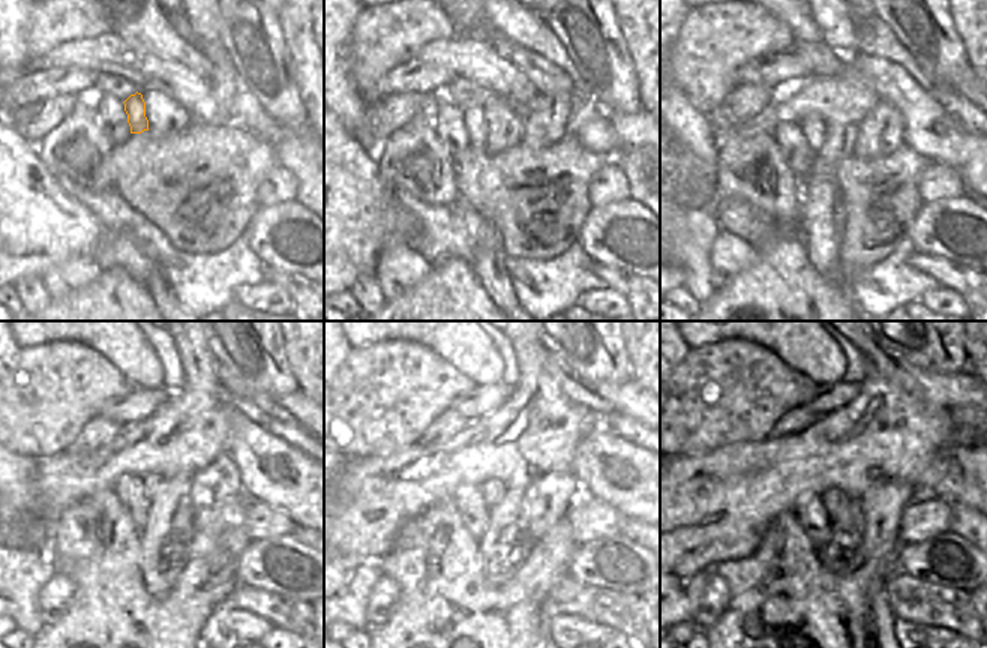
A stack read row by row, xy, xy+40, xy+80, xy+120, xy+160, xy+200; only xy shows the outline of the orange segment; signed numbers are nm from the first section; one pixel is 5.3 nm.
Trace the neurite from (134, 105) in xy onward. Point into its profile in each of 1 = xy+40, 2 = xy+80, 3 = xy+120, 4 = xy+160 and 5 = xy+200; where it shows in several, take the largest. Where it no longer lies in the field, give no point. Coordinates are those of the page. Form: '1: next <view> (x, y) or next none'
1: next xy+40 (473, 116)
2: next xy+80 (815, 128)
3: next xy+120 (152, 482)
4: next xy+160 (492, 491)
5: next xy+200 (834, 500)

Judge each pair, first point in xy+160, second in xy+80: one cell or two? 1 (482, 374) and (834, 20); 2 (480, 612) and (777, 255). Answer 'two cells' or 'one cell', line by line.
1: two cells
2: one cell

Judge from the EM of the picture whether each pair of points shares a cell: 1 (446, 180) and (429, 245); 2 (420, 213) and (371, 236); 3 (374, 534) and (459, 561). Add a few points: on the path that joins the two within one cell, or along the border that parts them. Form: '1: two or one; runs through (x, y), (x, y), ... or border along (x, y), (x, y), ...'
1: two; border along (407, 192), (429, 204), (464, 201), (470, 207)
2: two; border along (393, 194), (417, 219), (417, 231), (410, 239)
3: two; border along (417, 515), (401, 528), (393, 548), (378, 561)

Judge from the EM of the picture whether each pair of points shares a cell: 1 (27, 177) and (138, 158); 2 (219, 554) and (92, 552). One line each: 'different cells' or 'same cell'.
1: different cells
2: same cell

